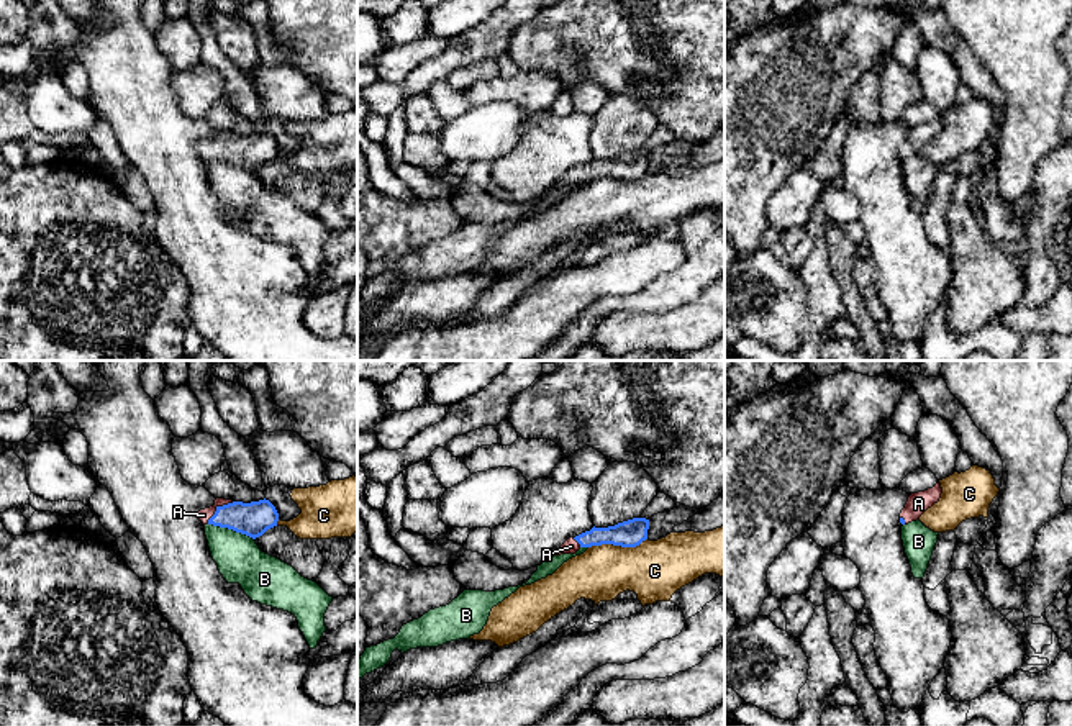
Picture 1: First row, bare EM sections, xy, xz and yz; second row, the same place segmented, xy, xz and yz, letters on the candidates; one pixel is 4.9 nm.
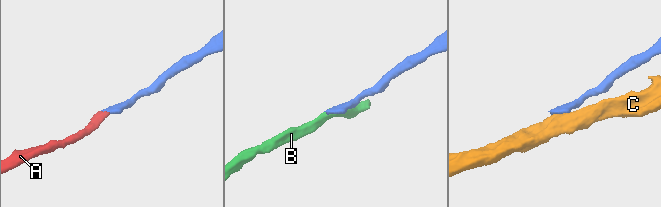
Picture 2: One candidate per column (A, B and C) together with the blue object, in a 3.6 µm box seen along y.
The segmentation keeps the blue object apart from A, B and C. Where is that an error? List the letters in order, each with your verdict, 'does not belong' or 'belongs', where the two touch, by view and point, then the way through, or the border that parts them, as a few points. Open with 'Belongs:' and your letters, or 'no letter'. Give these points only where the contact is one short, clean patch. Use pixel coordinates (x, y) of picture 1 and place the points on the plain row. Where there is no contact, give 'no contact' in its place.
Belongs: A
A: belongs; contact xy (217, 141); way xy (254, 151), (217, 141), (210, 148), (204, 148)
B: does not belong; contact xy (231, 161)
C: does not belong; contact xz (617, 177); border xz (646, 171), (635, 179), (592, 177), (589, 181)

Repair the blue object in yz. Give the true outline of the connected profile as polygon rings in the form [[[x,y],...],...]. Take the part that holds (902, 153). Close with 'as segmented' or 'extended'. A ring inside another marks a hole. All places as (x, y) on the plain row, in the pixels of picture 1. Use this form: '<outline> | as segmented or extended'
[[[938,115],[933,121],[924,125],[911,126],[905,141],[900,146],[900,156],[908,157],[911,154],[920,152],[920,149],[939,134],[943,126],[941,116]]] | extended

